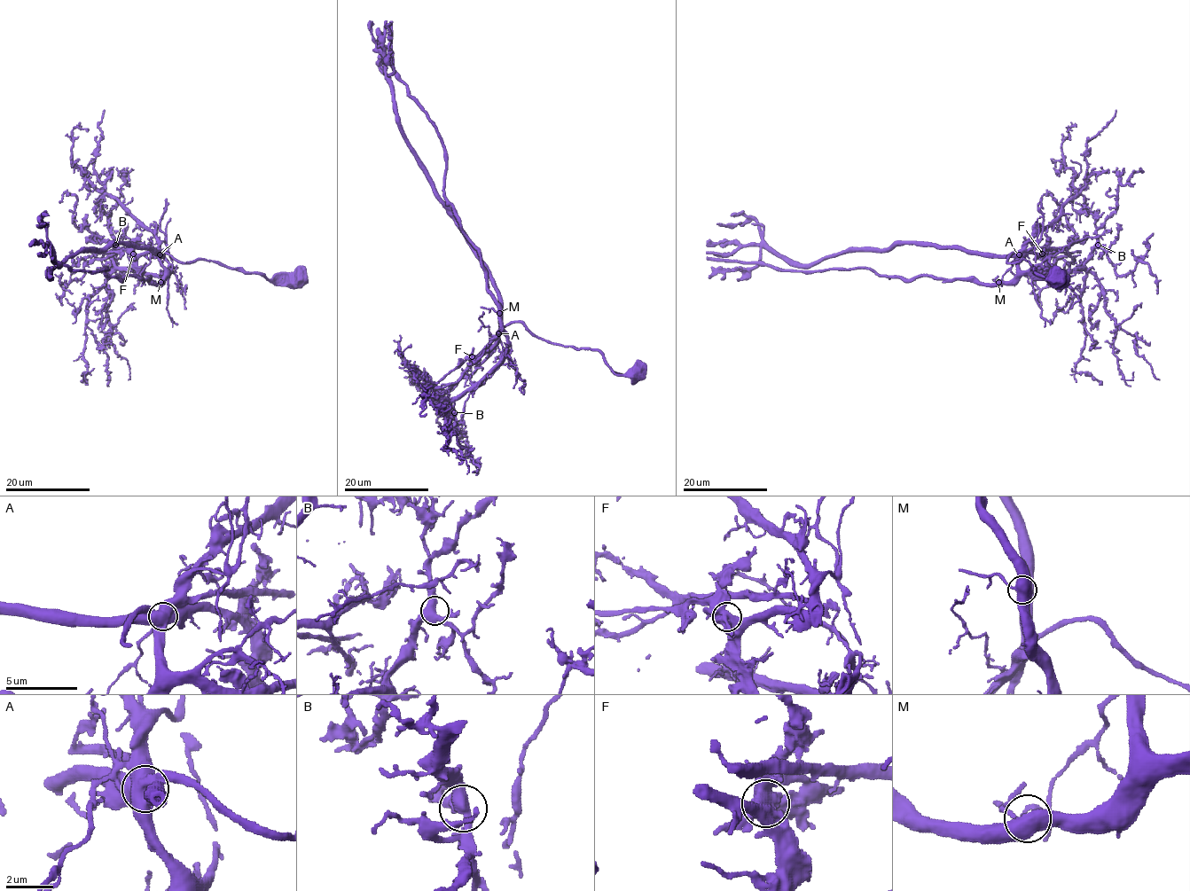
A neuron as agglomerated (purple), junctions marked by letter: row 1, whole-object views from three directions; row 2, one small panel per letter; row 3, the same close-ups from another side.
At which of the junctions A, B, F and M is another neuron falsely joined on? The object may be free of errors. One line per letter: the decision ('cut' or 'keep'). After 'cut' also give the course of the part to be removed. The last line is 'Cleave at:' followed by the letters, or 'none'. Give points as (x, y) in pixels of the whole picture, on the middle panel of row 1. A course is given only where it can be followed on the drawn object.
A: cut; foreign part runs (498, 332), (499, 296), (492, 275), (450, 207), (439, 197), (401, 125), (388, 78), (393, 69), (388, 23)
B: keep
F: keep
M: keep
Cleave at: A

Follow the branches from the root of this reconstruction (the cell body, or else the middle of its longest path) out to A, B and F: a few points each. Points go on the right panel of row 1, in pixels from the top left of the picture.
A: (1057, 278), (1060, 277), (1050, 279), (1039, 276), (1024, 259), (1007, 262), (1011, 254), (1018, 255)
B: (1057, 278), (1007, 257), (1028, 274), (1056, 276), (1079, 269), (1098, 245)
F: (1057, 278), (1060, 277), (1050, 279), (1039, 276), (1024, 259), (1007, 262), (1011, 254), (1042, 254)

